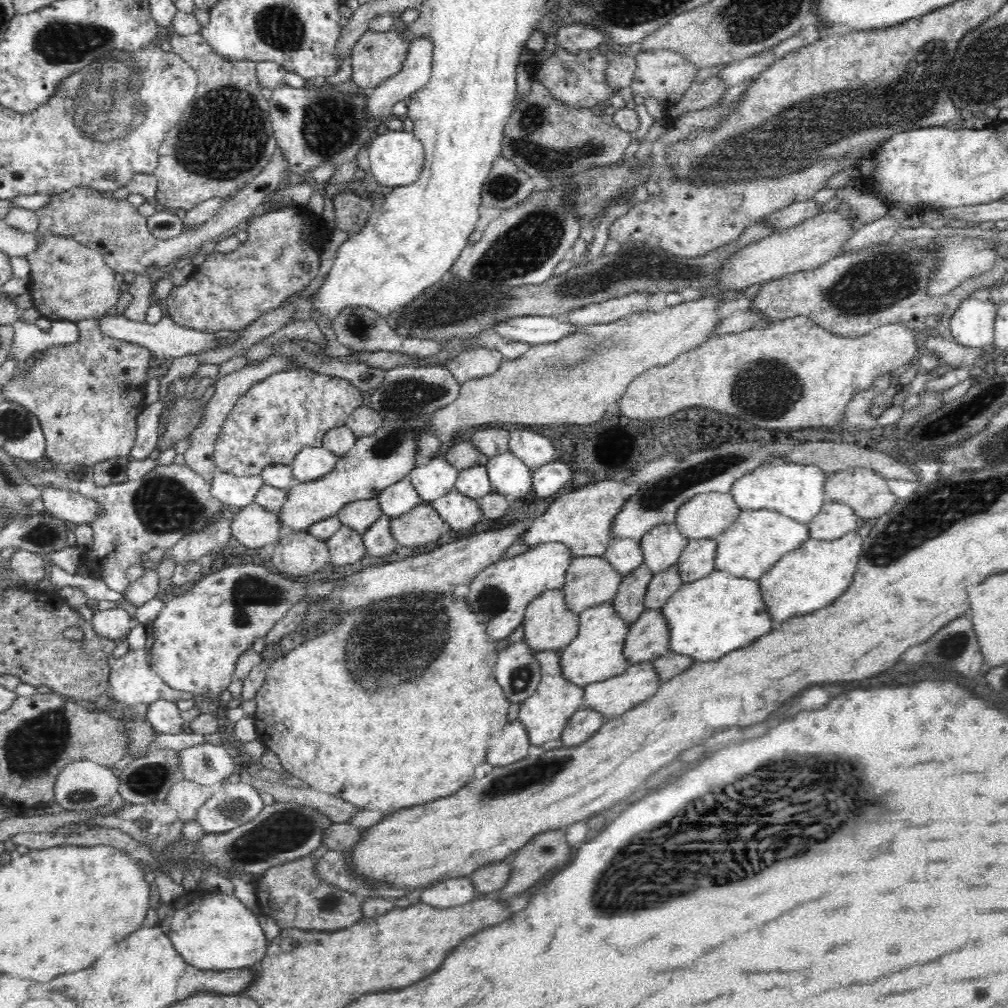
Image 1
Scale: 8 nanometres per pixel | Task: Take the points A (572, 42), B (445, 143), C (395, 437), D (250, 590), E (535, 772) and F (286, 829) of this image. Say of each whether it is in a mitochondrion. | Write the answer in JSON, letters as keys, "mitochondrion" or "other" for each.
{"A":"other","B":"other","C":"mitochondrion","D":"mitochondrion","E":"mitochondrion","F":"mitochondrion"}

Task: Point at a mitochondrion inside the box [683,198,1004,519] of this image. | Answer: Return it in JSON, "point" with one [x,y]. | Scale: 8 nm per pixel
{"point":[878,281]}

